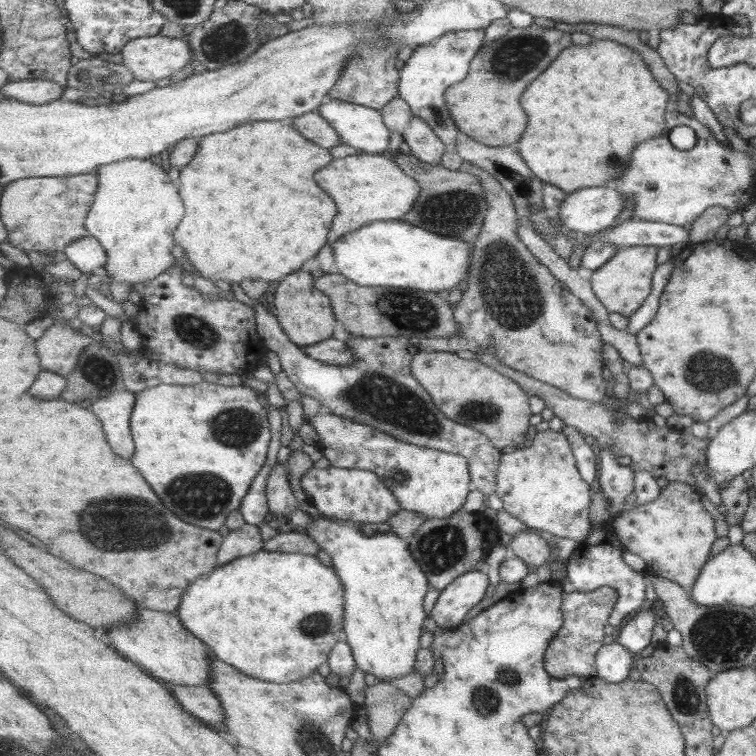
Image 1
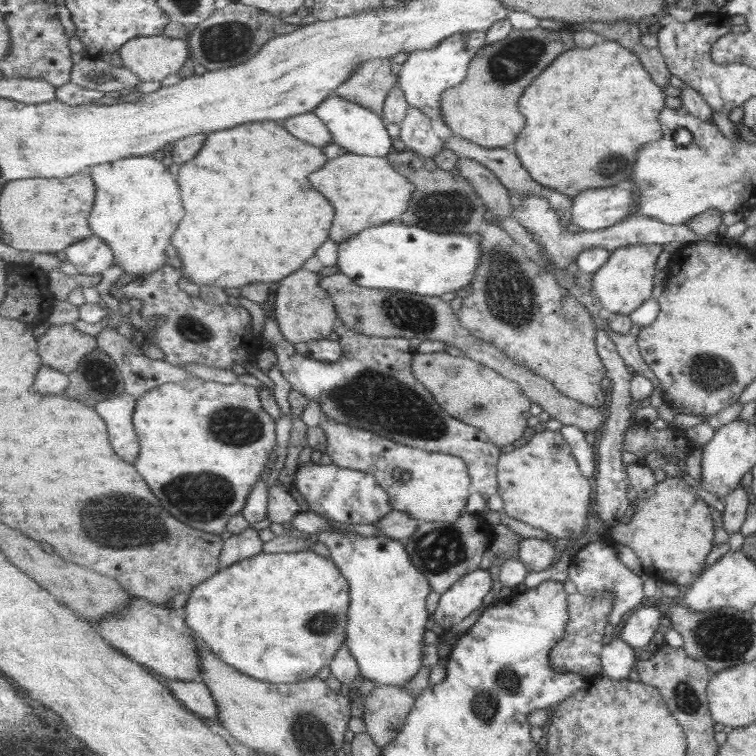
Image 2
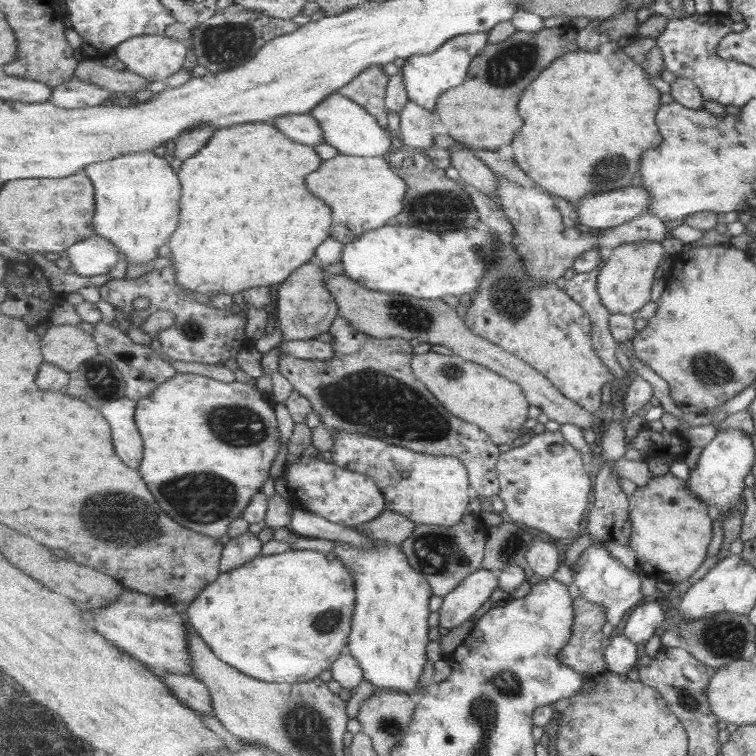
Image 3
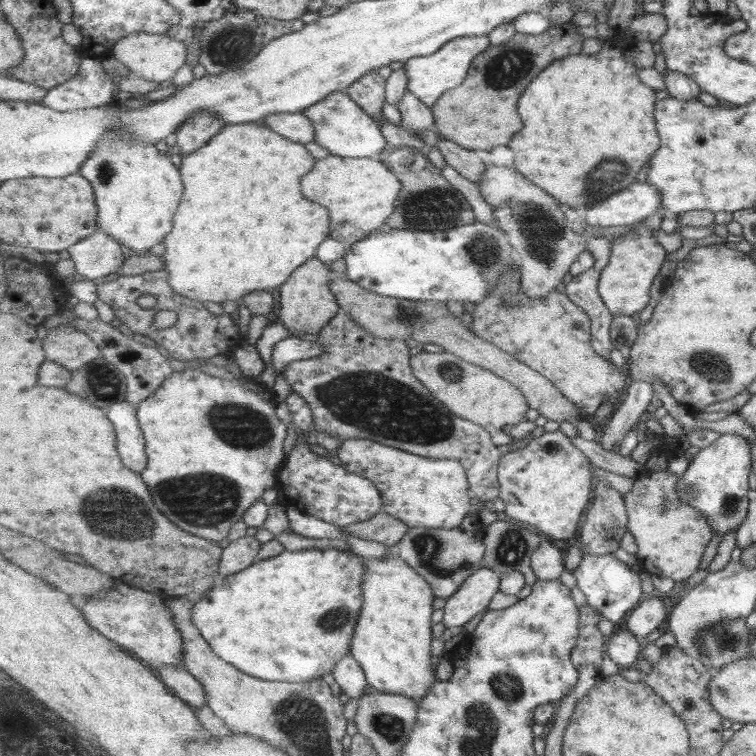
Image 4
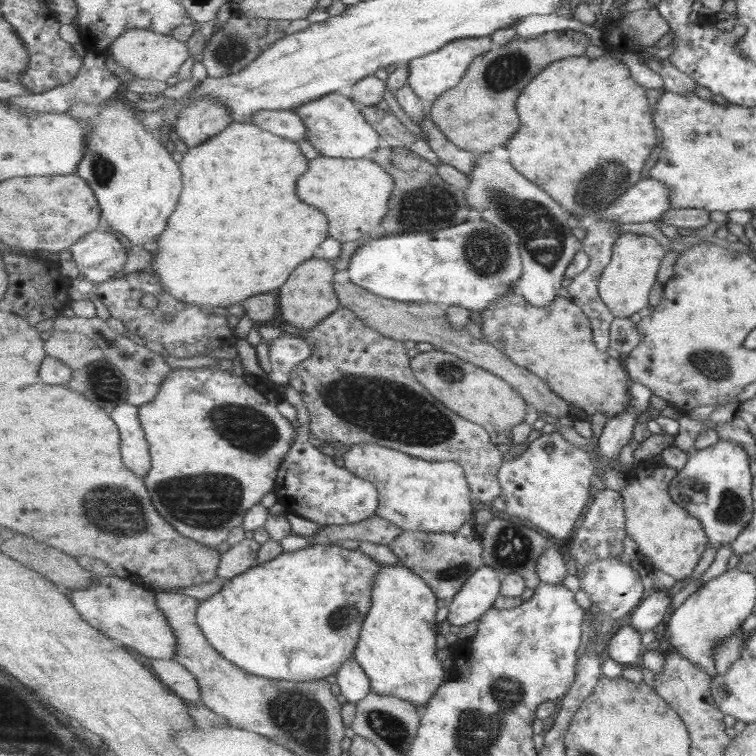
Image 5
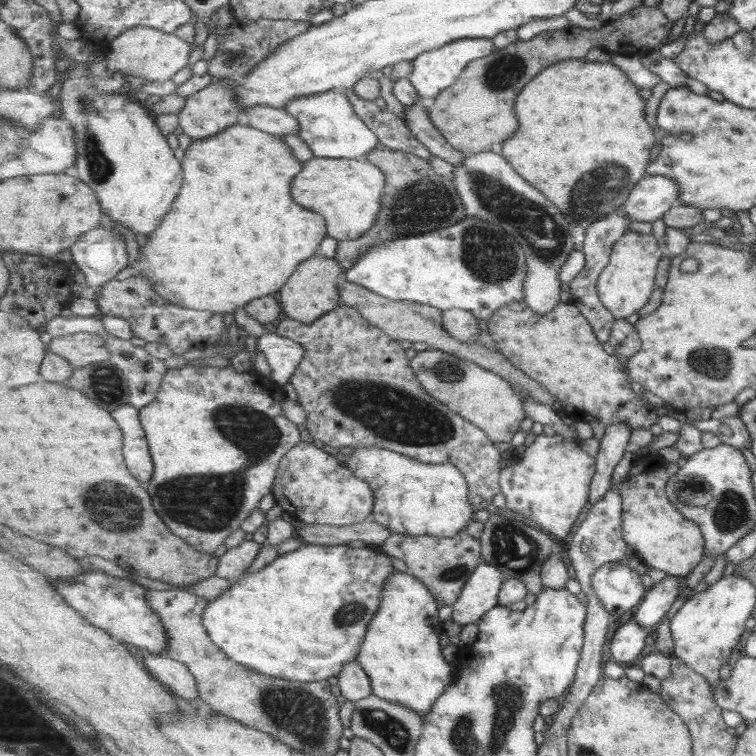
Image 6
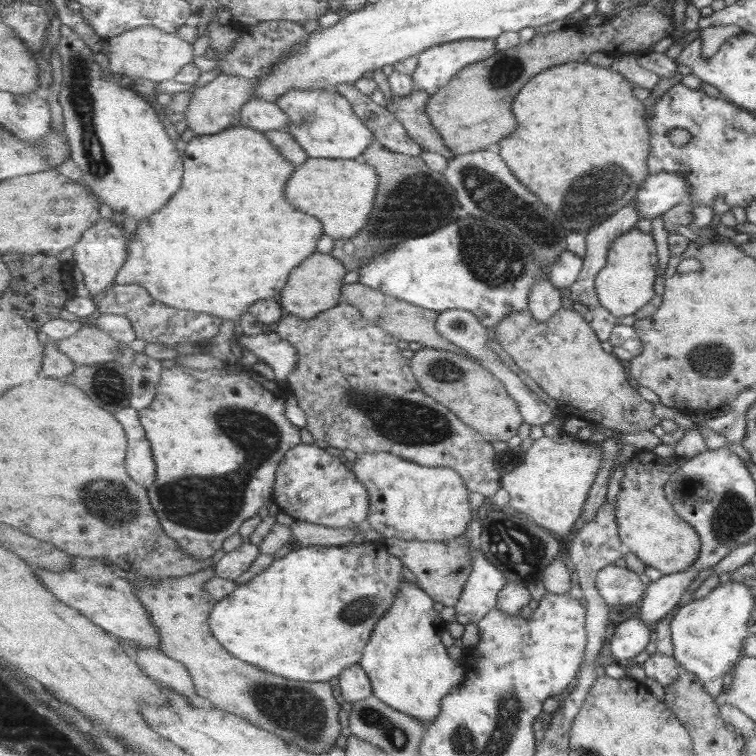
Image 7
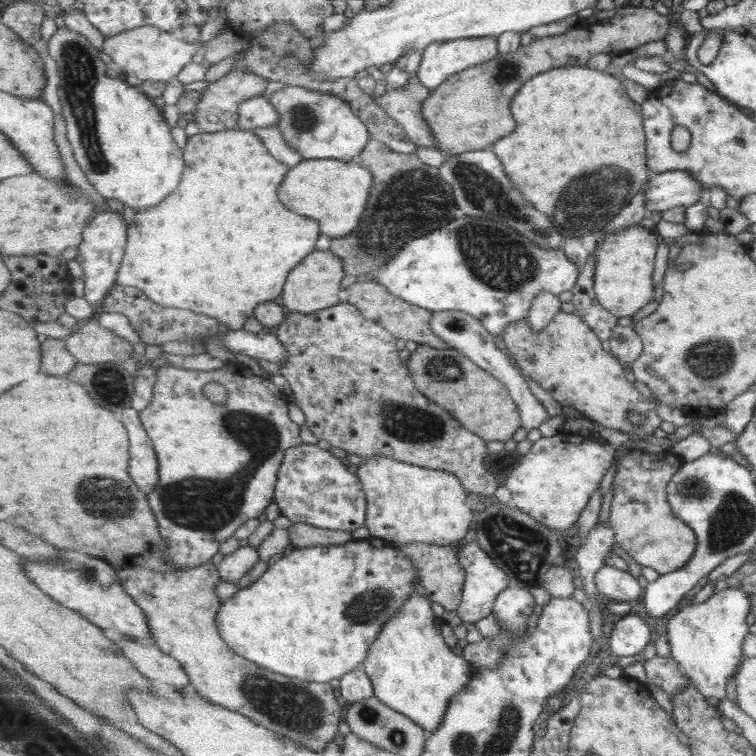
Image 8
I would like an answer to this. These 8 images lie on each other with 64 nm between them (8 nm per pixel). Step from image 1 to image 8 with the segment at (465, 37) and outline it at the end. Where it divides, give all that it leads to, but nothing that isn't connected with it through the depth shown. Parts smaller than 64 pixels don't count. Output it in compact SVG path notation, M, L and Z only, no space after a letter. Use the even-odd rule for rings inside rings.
M496 37L441 40L423 51L421 66L415 75L432 92L450 76L493 60L497 55L500 49Z

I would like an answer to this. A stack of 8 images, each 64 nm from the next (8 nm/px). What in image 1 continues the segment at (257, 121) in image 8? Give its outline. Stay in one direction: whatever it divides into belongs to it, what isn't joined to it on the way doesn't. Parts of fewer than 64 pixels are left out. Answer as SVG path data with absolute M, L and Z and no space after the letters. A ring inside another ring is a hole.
M313 111L303 116L294 117L288 122L299 129L308 140L325 148L337 148L344 144L339 132L319 112Z

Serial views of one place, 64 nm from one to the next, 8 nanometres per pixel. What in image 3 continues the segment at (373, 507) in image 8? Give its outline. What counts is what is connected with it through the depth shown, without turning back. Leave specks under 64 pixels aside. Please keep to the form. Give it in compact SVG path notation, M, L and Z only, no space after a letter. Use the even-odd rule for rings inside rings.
M335 430L335 445L330 450L334 463L361 474L371 476L383 491L387 511L401 513L417 524L453 526L461 522L469 506L469 472L465 463L456 456L435 456L387 443L363 433Z

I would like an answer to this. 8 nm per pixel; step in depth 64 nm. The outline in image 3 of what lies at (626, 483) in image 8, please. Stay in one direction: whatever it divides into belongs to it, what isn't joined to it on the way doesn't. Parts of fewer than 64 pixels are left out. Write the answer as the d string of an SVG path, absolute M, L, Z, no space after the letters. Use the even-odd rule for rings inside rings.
M670 472L651 476L641 488L626 496L626 516L629 518L629 547L635 551L634 563L655 578L671 584L689 580L705 560L712 536L712 513L707 503L697 499L685 481Z

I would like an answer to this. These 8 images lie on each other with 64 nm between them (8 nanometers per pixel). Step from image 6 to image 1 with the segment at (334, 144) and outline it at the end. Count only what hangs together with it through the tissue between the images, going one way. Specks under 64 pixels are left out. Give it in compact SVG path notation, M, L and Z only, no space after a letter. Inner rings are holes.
M327 99L318 110L327 122L331 123L339 132L345 145L360 149L365 154L379 155L389 148L391 131L384 122L383 112L376 108L369 108L362 104L355 104L353 101Z

